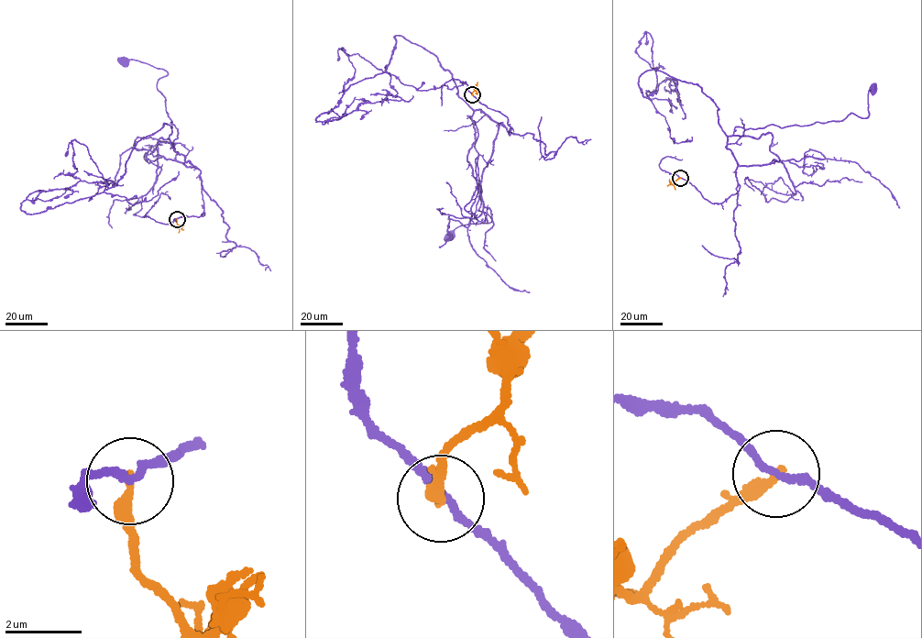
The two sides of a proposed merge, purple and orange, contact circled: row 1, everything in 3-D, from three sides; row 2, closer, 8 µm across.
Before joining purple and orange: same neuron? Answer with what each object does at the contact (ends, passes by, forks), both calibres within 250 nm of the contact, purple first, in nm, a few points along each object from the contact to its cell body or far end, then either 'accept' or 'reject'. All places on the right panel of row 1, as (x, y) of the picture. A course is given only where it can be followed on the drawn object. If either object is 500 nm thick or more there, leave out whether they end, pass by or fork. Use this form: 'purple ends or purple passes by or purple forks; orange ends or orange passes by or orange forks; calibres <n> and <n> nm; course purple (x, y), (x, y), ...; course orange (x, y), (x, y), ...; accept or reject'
purple passes by; orange ends; calibres 190 and 320 nm; course purple (680, 178), (710, 203), (724, 202), (739, 189), (726, 148), (735, 127), (867, 117), (872, 89); course orange (680, 178), (672, 184), (669, 179); reject

